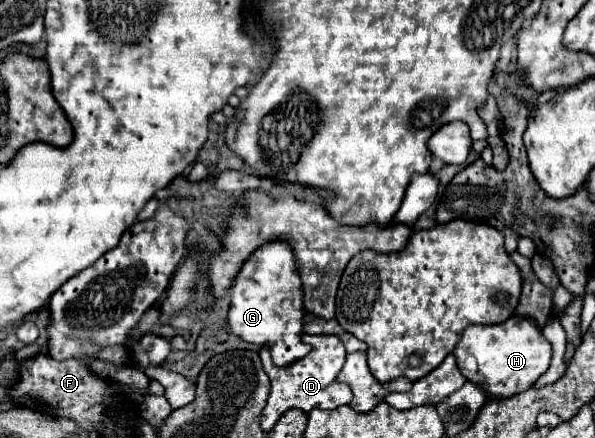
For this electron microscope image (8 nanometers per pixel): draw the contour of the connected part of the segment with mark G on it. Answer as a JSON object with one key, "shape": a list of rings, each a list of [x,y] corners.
{"shape":[[[277,240],[277,244],[267,244],[265,248],[259,248],[241,268],[237,274],[237,280],[233,284],[233,294],[229,302],[229,330],[231,334],[239,336],[245,342],[267,346],[271,352],[271,360],[275,366],[285,368],[285,364],[293,364],[309,354],[309,346],[301,342],[303,336],[303,298],[301,298],[301,282],[297,280],[297,272],[293,272],[293,252]]]}

